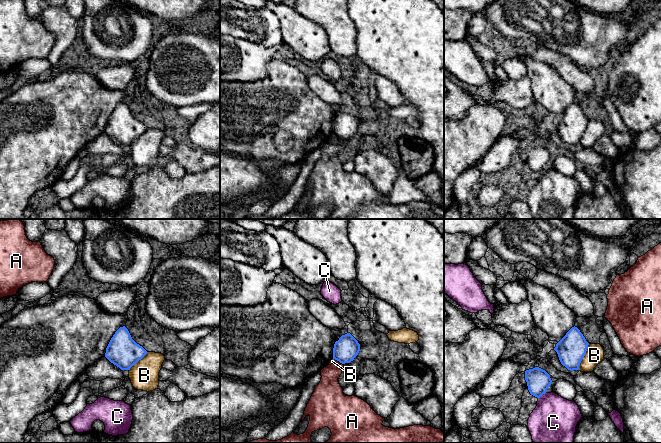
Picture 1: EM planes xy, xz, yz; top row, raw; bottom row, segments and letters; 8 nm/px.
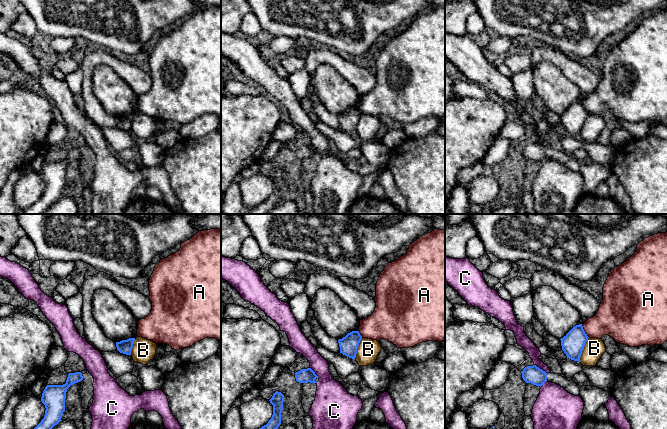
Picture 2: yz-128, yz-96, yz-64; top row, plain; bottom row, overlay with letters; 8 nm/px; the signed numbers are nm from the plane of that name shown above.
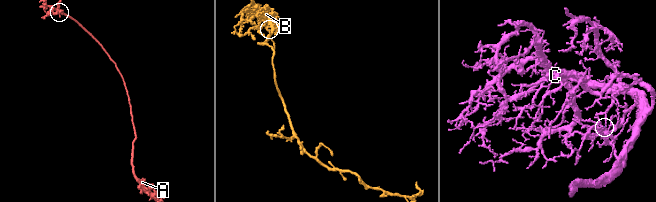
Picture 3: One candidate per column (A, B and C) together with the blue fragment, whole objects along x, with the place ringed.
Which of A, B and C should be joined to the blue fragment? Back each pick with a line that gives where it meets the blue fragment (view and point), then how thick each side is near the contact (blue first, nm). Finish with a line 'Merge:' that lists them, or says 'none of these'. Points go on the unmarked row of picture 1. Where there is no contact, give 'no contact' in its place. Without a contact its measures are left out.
Merge: none of these

